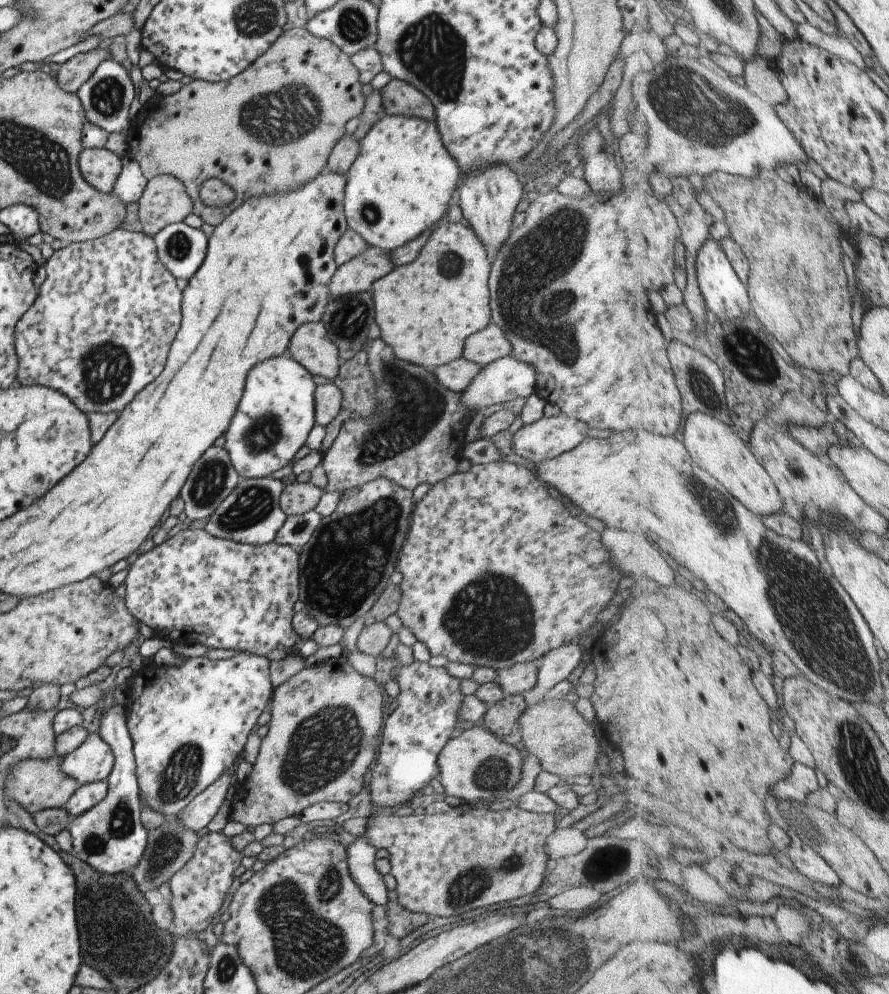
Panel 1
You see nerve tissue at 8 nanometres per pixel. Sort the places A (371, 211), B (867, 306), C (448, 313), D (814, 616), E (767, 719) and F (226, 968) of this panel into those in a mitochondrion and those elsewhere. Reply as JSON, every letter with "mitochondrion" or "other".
{"A":"mitochondrion","B":"other","C":"other","D":"mitochondrion","E":"other","F":"mitochondrion"}

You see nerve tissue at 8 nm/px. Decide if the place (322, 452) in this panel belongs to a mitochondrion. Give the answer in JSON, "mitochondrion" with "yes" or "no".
{"mitochondrion":"no"}

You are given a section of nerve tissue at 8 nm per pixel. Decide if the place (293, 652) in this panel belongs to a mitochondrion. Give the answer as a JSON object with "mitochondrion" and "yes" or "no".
{"mitochondrion":"no"}

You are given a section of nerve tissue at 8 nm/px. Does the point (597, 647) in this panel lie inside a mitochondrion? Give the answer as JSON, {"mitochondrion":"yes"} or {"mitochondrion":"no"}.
{"mitochondrion":"no"}

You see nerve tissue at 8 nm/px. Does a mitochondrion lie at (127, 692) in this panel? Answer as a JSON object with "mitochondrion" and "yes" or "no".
{"mitochondrion":"no"}

